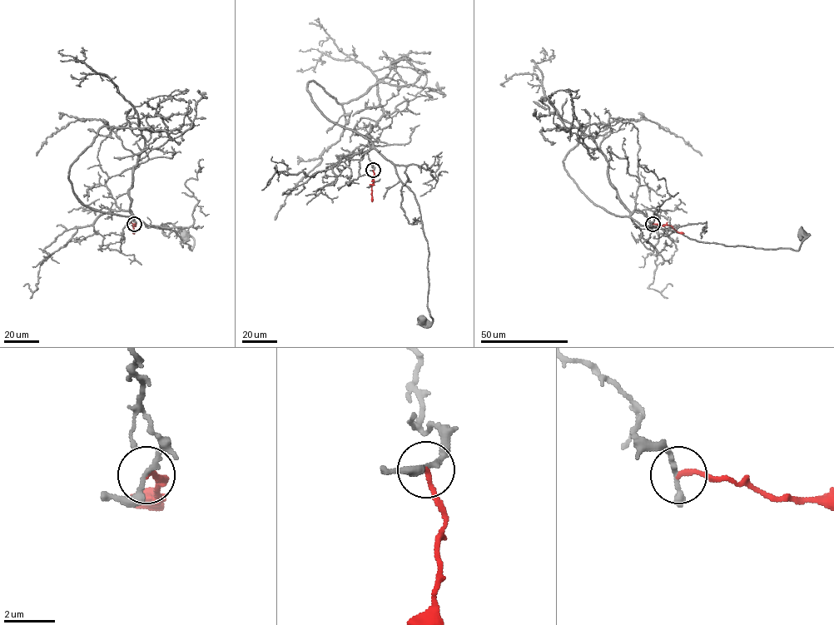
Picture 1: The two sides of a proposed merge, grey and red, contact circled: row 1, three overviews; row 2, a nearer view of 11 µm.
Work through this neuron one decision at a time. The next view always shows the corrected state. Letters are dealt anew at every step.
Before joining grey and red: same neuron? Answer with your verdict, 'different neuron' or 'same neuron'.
different neuron

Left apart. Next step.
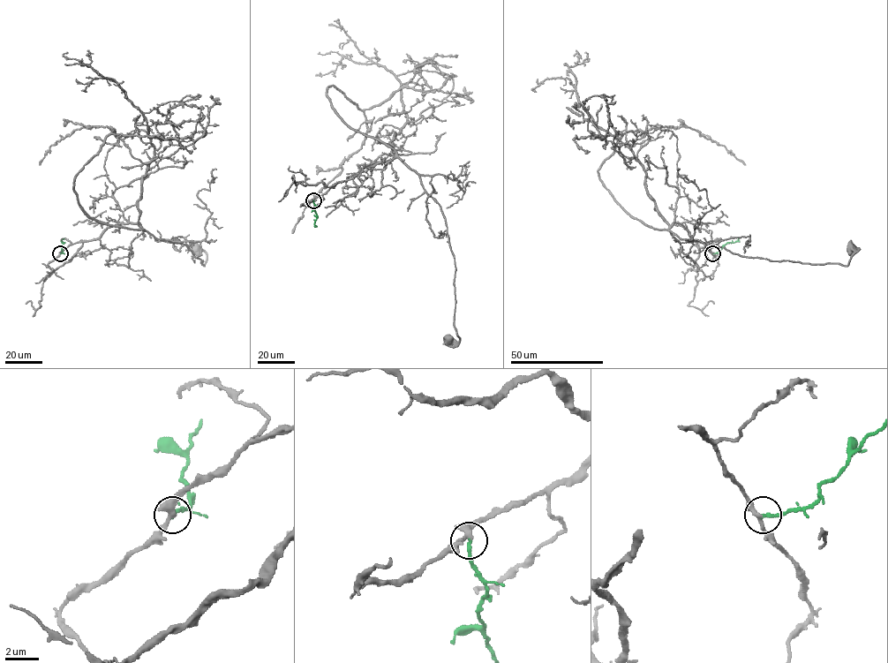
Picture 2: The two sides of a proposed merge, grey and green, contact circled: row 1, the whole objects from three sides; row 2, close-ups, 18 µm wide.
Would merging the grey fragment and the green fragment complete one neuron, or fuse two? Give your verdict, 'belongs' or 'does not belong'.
belongs

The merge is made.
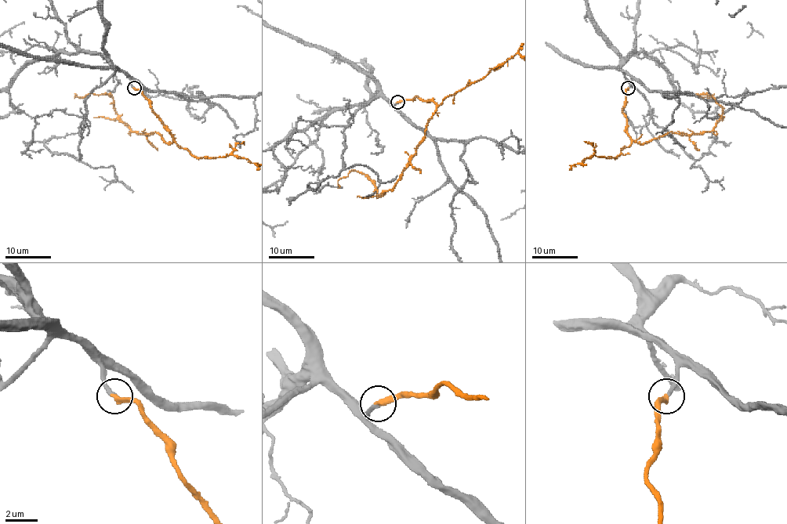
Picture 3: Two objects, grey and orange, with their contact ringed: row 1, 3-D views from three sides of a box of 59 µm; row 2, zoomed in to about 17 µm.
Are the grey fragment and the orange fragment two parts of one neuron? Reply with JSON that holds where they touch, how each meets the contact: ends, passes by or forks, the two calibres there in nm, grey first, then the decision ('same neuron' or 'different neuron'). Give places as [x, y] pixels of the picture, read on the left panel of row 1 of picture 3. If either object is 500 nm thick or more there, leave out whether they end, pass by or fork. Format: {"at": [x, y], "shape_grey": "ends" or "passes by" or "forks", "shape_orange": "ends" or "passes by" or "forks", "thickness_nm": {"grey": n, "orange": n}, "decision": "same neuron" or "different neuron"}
{"at": [134, 88], "shape_grey": "ends", "shape_orange": "ends", "thickness_nm": {"grey": 260, "orange": 320}, "decision": "same neuron"}

